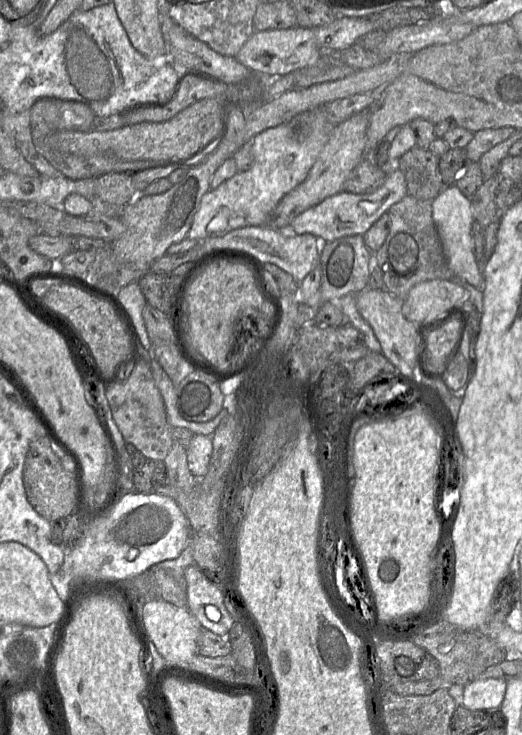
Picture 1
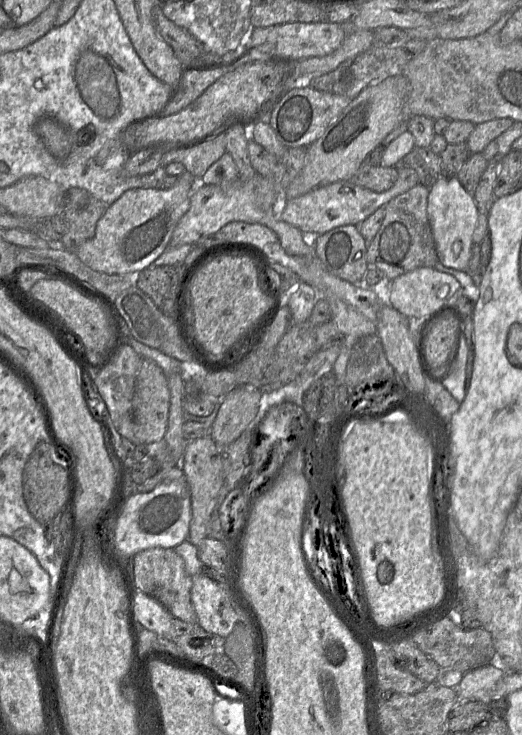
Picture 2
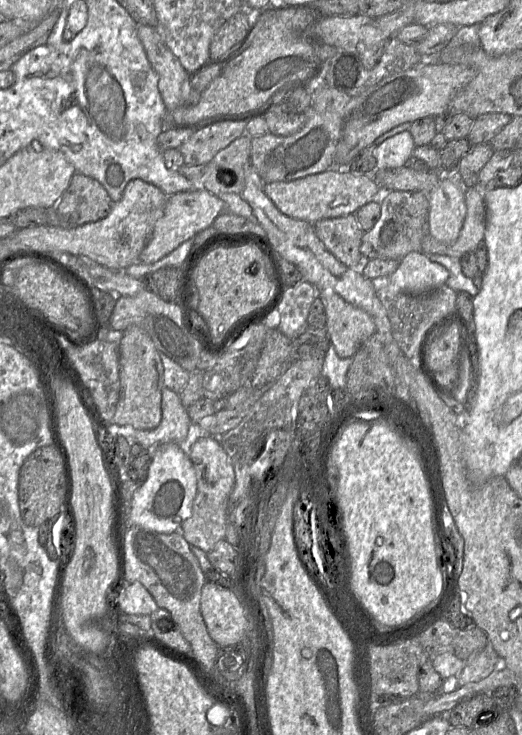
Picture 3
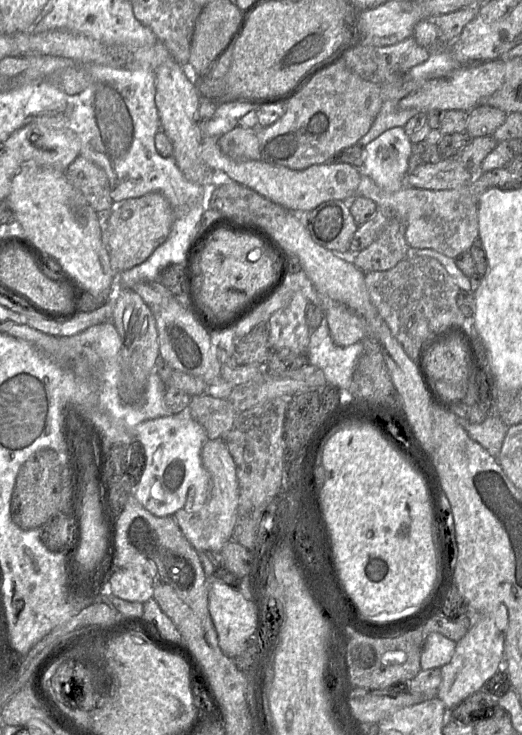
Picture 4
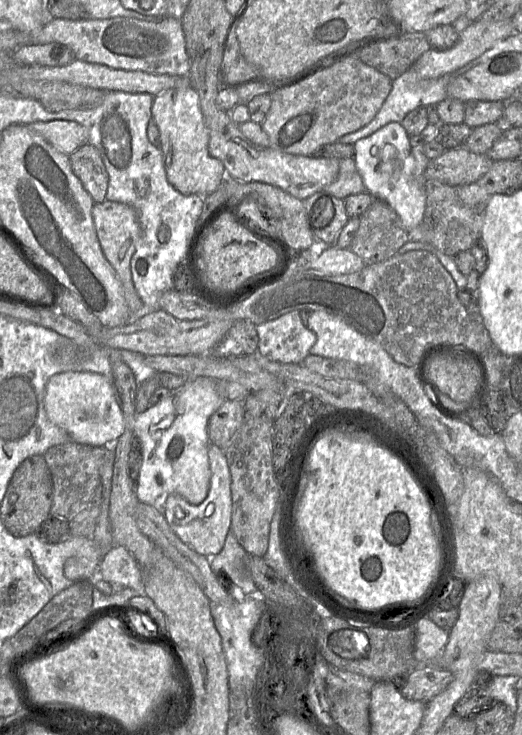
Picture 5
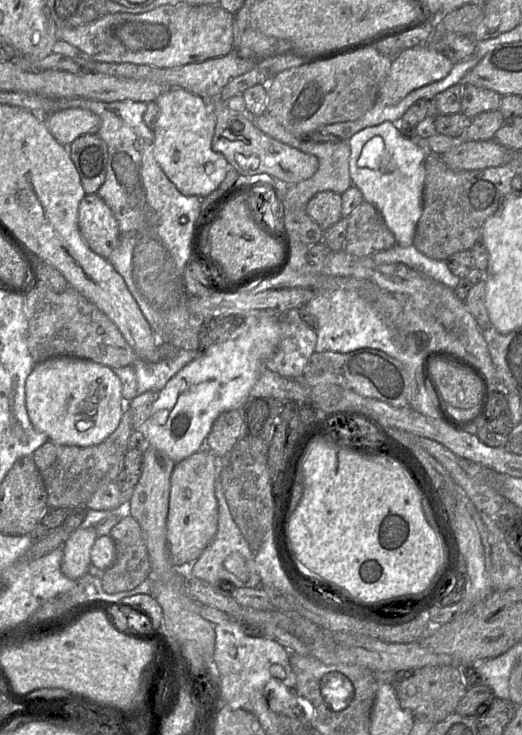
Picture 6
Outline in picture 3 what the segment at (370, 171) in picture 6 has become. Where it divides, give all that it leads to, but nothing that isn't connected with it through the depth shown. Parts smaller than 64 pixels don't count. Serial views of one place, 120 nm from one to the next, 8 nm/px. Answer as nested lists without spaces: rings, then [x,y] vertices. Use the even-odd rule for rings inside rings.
[[[409,130],[400,132],[378,145],[373,154],[377,161],[377,170],[393,169],[405,166],[412,157],[415,148]]]

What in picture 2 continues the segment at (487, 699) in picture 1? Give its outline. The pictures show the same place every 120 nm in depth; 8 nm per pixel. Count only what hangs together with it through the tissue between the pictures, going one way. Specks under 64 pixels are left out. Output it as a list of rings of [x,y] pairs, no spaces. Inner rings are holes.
[[[486,664],[463,674],[460,683],[457,685],[456,692],[460,700],[467,700],[482,689],[489,689],[495,685],[505,672],[492,664]]]

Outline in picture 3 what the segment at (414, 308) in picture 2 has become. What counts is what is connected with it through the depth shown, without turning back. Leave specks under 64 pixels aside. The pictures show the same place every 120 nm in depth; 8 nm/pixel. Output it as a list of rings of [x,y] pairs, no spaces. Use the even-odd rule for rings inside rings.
[[[413,251],[399,261],[398,268],[389,276],[389,279],[393,286],[403,292],[426,295],[446,284],[448,277],[449,272],[444,266],[432,262],[422,251]]]

